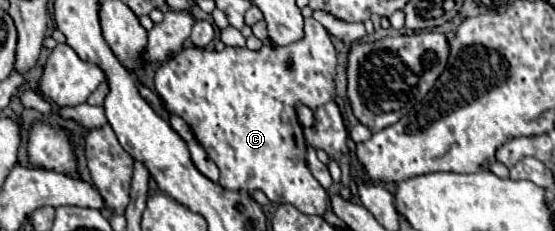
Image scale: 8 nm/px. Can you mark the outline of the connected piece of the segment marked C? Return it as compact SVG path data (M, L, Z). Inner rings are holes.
M313 17L305 19L305 35L287 47L263 47L261 51L249 51L225 47L223 51L207 51L199 47L187 47L157 69L155 89L165 101L171 115L181 117L193 131L195 139L207 151L209 159L219 167L219 185L225 189L255 191L261 189L271 203L291 203L301 213L323 215L329 205L327 191L311 175L305 157L307 145L303 129L297 121L295 105L305 103L311 109L327 103L335 93L335 65L337 53L329 33Z

